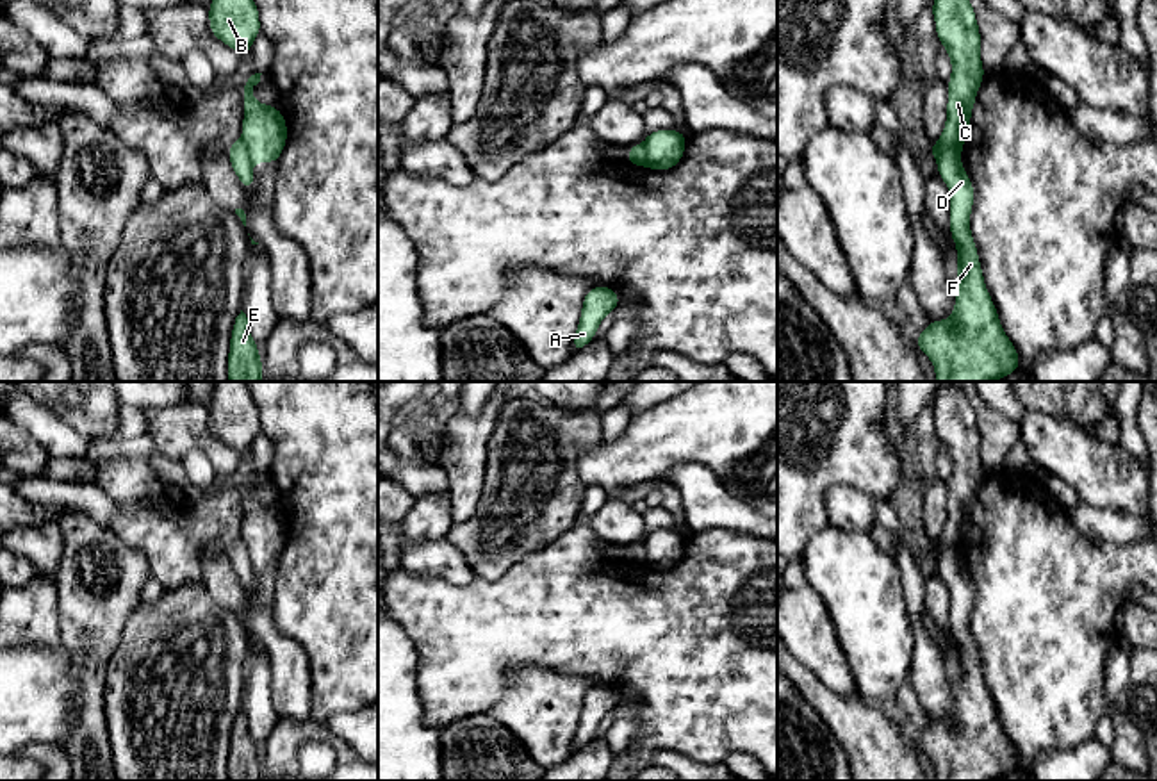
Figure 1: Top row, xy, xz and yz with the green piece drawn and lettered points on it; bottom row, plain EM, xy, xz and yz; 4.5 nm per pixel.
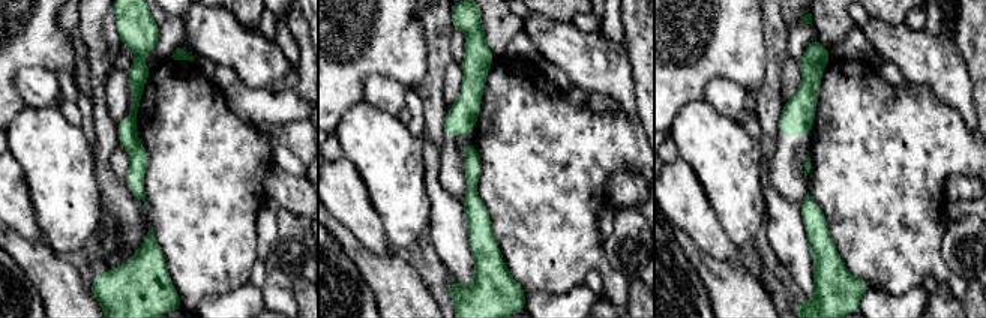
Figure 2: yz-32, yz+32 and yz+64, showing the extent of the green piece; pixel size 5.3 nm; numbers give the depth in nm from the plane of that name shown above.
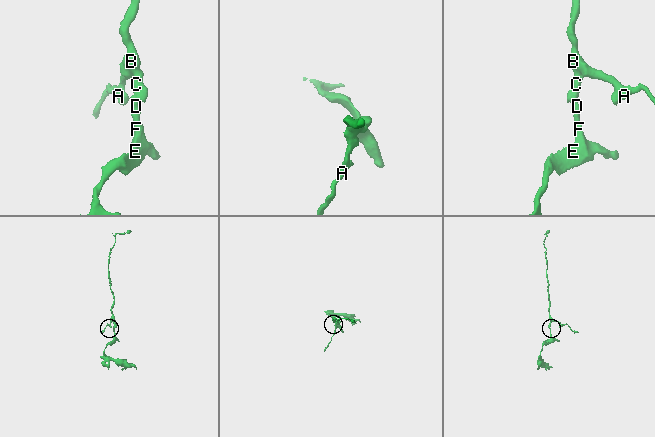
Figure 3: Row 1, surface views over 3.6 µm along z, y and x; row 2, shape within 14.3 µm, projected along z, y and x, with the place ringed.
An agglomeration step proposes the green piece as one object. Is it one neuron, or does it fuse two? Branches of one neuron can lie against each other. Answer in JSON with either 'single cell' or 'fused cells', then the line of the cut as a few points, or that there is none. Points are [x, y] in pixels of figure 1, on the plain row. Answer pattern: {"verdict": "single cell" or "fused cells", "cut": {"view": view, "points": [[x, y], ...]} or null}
{"verdict": "fused cells", "cut": {"view": "yz", "points": [[960, 557], [952, 550], [945, 550], [936, 560]]}}

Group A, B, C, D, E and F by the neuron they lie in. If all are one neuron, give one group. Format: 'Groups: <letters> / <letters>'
Groups: A B C / D E F

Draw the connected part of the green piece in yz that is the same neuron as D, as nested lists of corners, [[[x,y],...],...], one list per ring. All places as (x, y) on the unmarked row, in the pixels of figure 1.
[[[954,549],[943,551],[938,572],[950,588],[950,635],[957,645],[959,676],[956,706],[948,719],[931,719],[915,745],[934,763],[936,781],[997,781],[1020,770],[1020,761],[988,694],[970,633],[973,585]]]

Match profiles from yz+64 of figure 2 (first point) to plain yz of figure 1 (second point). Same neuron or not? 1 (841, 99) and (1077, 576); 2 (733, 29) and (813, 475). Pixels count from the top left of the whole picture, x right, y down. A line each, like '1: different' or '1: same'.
1: same
2: same

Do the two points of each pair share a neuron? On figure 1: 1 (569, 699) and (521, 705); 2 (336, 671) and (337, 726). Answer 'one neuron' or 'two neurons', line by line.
1: one neuron
2: two neurons

